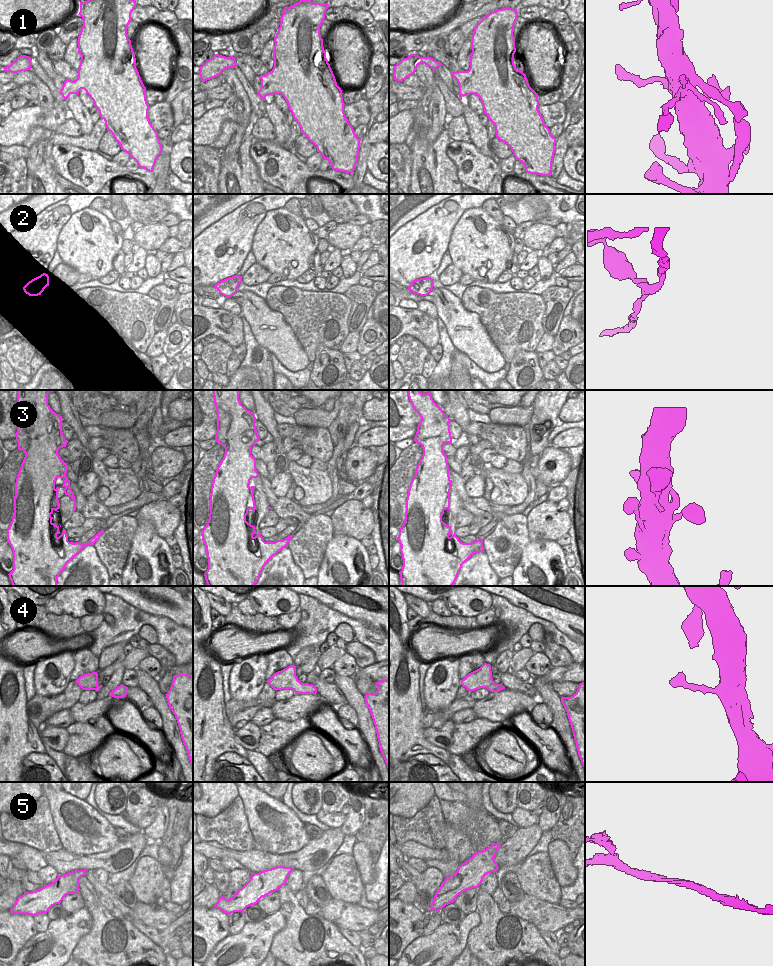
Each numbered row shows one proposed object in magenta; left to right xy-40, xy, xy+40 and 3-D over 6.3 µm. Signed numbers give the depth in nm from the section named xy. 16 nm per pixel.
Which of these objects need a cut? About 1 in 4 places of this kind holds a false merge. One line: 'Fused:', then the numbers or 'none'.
Fused: 2

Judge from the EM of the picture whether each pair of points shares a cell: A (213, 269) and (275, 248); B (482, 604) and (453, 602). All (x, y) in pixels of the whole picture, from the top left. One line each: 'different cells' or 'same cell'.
A: different cells
B: same cell

